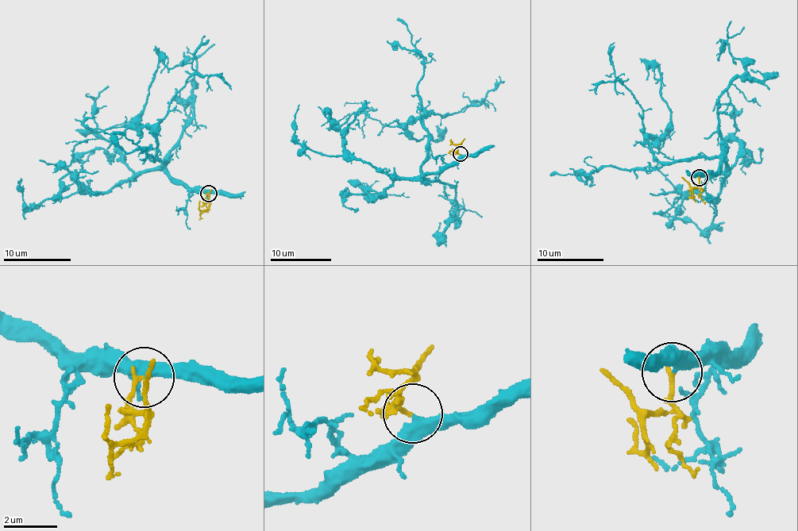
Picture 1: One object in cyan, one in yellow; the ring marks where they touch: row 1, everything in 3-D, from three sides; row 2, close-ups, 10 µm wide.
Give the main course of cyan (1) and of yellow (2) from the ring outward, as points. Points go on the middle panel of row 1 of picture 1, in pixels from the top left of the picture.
1: (460, 153), (438, 170), (422, 172), (425, 116), (406, 125), (418, 141), (434, 140), (445, 126)
2: (460, 153), (456, 151), (460, 144), (452, 141)

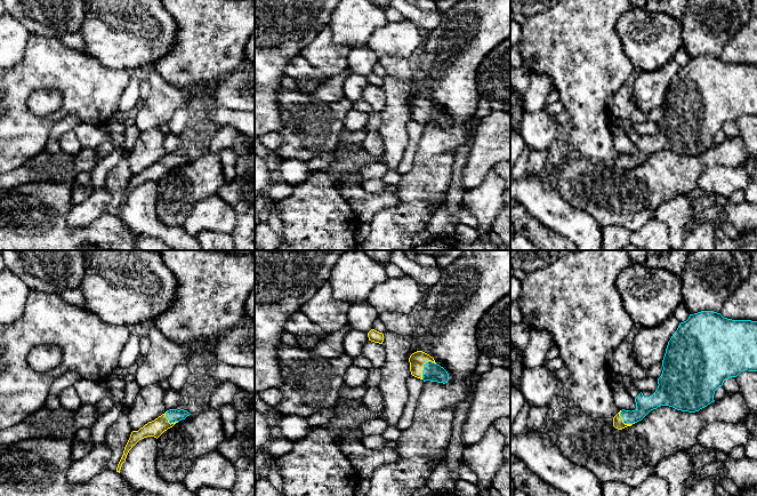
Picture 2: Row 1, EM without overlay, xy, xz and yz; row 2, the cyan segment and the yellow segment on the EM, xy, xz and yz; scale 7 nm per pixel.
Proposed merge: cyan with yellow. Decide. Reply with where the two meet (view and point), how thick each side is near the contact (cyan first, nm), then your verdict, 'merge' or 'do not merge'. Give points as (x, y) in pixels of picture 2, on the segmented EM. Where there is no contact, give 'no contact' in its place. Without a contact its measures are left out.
xz (424, 366) | 130/120 nm | merge

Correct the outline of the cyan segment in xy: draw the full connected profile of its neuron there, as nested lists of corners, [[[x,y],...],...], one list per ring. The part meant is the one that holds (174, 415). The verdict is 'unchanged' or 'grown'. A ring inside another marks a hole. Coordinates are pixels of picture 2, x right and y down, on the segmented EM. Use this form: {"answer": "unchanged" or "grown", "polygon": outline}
{"answer": "grown", "polygon": [[[169,409],[158,418],[148,422],[138,431],[132,431],[124,447],[123,455],[118,464],[116,472],[120,473],[122,464],[126,462],[129,450],[142,439],[147,437],[159,438],[164,431],[172,427],[176,423],[185,419],[191,414],[187,410]]]}

